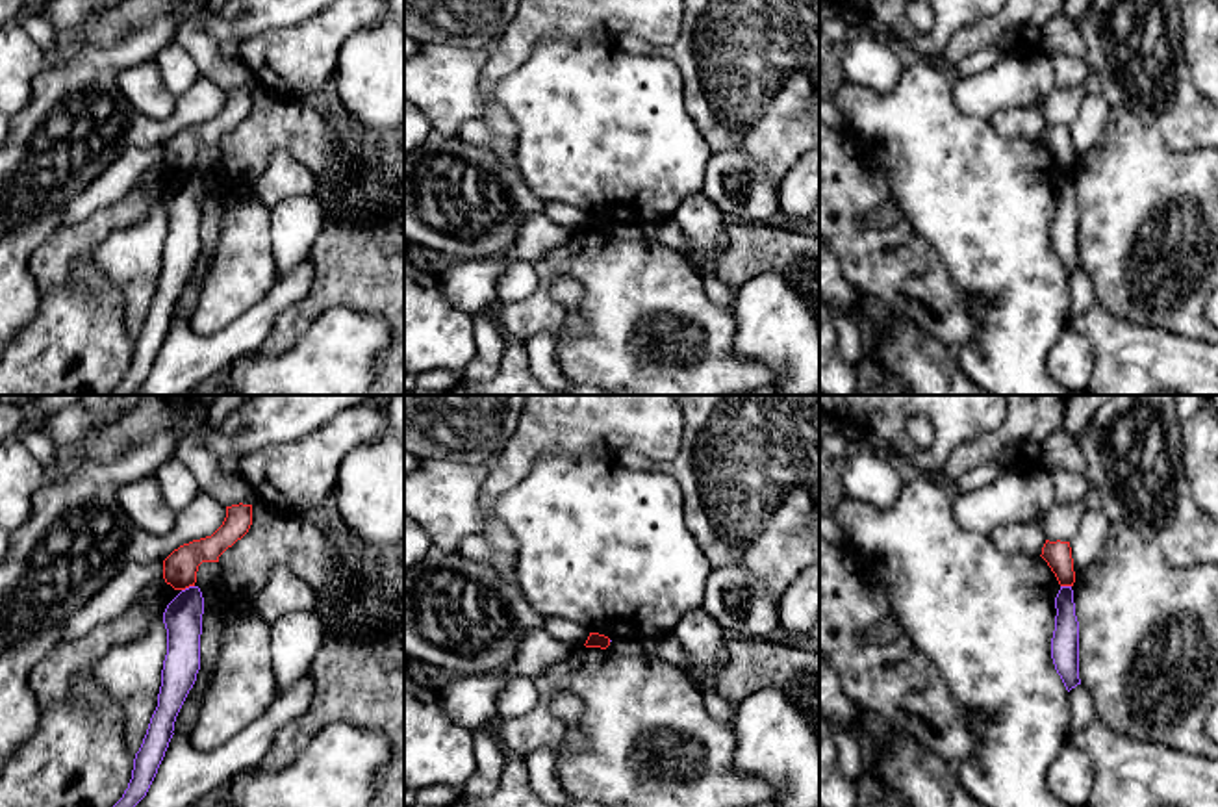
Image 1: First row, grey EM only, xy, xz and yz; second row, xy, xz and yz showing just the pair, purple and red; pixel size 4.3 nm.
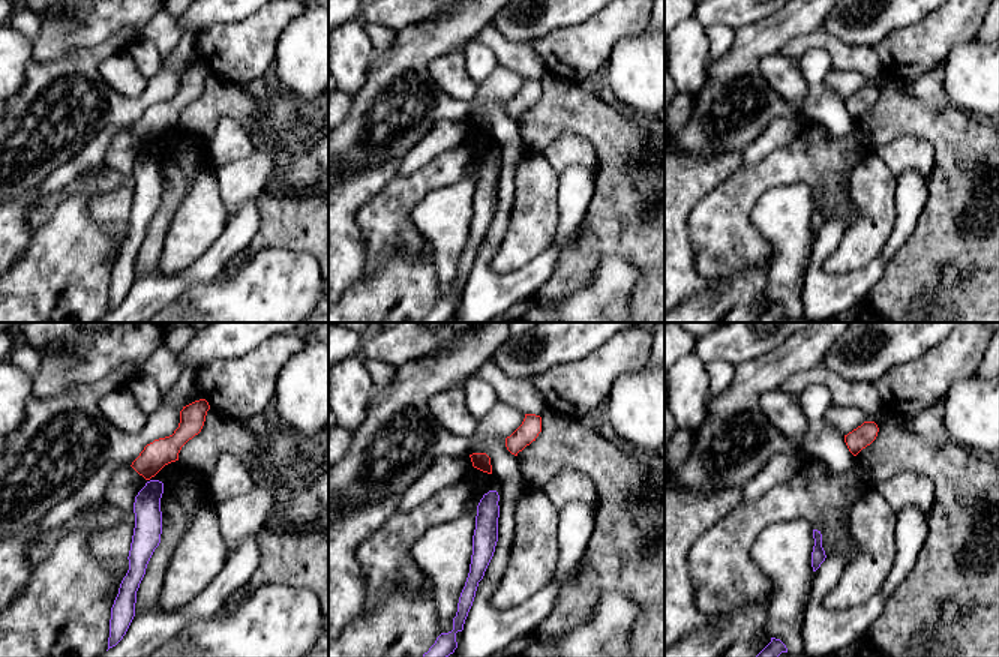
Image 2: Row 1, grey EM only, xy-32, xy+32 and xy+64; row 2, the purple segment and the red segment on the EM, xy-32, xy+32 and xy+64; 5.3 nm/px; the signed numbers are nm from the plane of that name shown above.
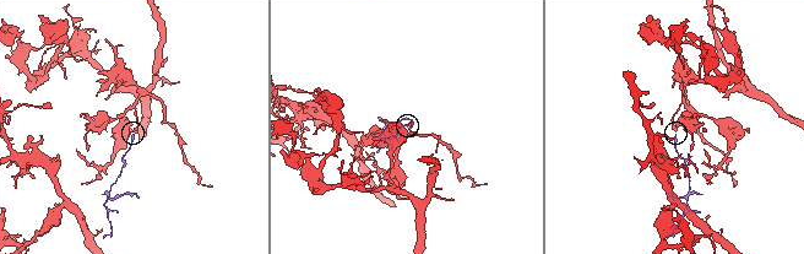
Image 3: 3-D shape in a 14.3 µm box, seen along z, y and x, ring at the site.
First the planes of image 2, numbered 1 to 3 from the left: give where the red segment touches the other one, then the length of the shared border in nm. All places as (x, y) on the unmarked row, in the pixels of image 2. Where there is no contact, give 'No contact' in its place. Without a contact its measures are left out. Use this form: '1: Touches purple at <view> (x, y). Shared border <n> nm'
1: No contact
2: No contact
3: No contact

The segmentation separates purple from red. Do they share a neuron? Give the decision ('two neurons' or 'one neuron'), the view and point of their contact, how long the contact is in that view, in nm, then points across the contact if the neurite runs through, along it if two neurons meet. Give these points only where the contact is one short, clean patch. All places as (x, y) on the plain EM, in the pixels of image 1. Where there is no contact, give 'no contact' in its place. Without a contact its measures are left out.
two neurons; contact xy (190, 171); length 60 nm; border xy (193, 169), (182, 175)

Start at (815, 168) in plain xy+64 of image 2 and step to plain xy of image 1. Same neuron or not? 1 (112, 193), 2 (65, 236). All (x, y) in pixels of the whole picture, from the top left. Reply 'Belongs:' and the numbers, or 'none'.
Belongs: 2

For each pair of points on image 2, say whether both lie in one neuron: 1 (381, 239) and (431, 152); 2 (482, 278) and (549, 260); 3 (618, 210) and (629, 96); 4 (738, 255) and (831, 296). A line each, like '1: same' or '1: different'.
1: different
2: same
3: different
4: different

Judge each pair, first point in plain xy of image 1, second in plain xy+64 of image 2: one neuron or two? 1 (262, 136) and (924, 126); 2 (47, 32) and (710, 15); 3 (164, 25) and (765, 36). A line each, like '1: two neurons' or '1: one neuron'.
1: one neuron
2: two neurons
3: one neuron

